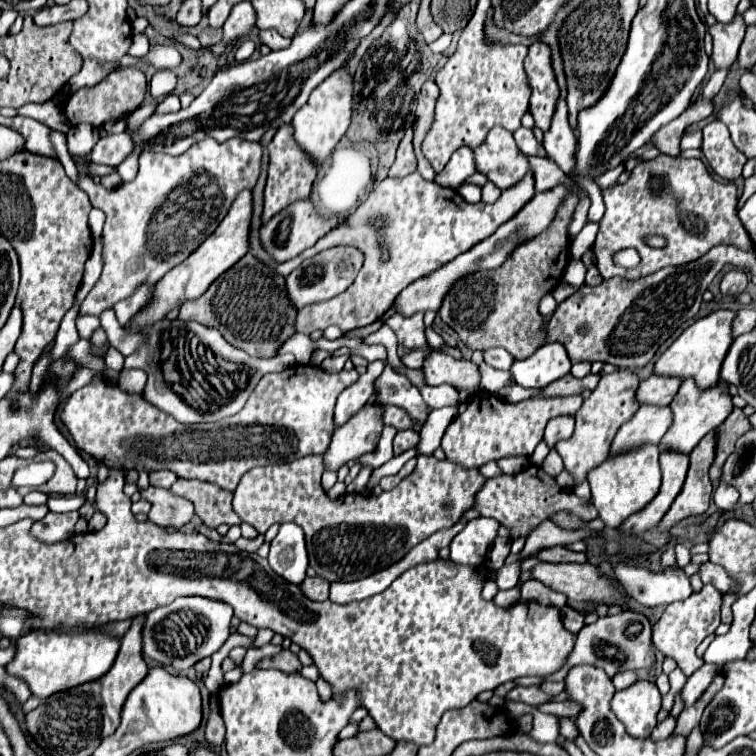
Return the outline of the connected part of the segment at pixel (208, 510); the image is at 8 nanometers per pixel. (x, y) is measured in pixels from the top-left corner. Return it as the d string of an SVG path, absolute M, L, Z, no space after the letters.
M177 479L171 485L171 491L175 491L175 495L189 499L195 505L195 515L211 529L217 529L223 523L229 527L241 525L241 519L231 507L231 491L197 479Z

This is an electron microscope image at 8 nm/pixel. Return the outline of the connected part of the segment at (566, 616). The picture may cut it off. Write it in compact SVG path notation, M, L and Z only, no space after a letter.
M565 606L562 610L564 627L573 634L578 633L584 625L586 614Z

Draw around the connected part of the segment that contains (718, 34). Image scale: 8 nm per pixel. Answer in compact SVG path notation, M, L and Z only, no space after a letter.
M735 13L733 21L729 23L715 23L709 27L709 33L713 37L713 55L717 69L729 67L737 61L737 51L745 35L745 21L743 15Z

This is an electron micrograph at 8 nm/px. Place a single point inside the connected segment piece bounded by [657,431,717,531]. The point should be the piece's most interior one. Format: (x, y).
(694, 498)

